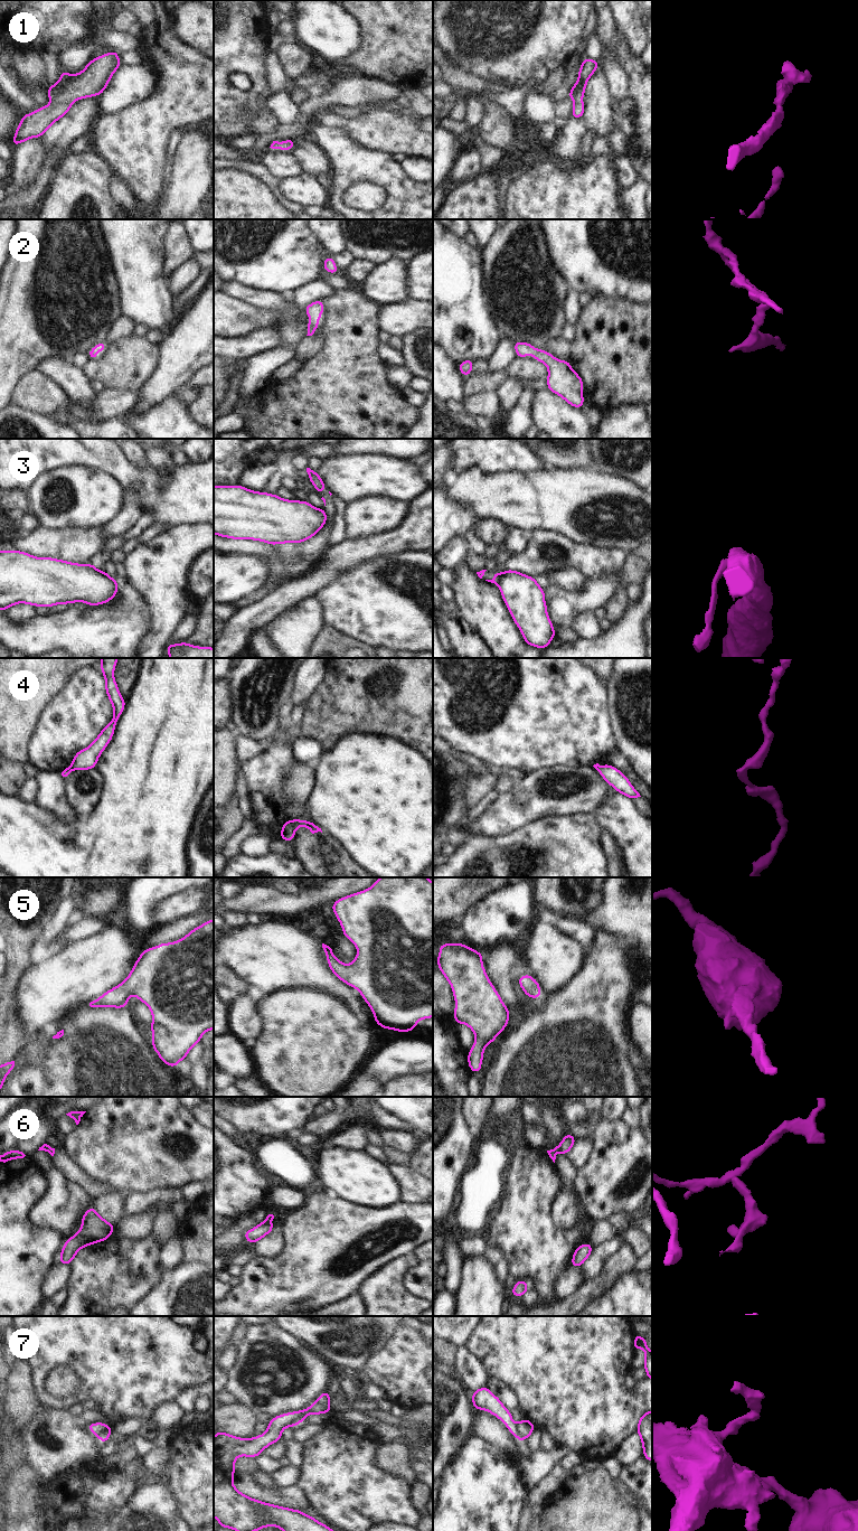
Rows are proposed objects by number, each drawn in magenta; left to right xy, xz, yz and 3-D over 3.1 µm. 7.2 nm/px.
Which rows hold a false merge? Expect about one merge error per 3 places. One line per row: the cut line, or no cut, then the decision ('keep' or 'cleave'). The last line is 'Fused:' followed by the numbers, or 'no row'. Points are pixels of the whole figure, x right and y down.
1: no cut; keep
2: no cut; keep
3: cut in yz along (512, 570), (505, 572), (498, 585); cleave
4: cut in xz along (289, 820), (294, 829); cleave
5: no cut; keep
6: cut in yz along (557, 1146), (559, 1151); cleave
7: cut in yz along (516, 1425), (518, 1434), (524, 1439); cleave
Fused: 3, 4, 6, 7

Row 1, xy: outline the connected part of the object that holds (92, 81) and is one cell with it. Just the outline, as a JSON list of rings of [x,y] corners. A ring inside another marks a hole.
[[[111,50],[105,55],[96,56],[87,63],[82,72],[75,75],[62,69],[60,79],[47,87],[51,103],[30,114],[23,114],[10,143],[16,147],[28,139],[43,137],[57,120],[72,109],[73,102],[100,96],[105,91],[114,72],[121,67],[119,55]]]

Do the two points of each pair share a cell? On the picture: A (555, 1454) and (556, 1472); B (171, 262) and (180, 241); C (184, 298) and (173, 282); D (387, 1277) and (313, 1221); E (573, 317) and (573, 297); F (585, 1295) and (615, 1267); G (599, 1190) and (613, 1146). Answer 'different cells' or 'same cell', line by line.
A: different cells
B: same cell
C: different cells
D: different cells
E: same cell
F: same cell
G: same cell

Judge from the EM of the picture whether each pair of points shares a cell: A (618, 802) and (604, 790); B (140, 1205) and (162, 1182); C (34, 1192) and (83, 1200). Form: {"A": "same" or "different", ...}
{"A": "different", "B": "different", "C": "different"}

